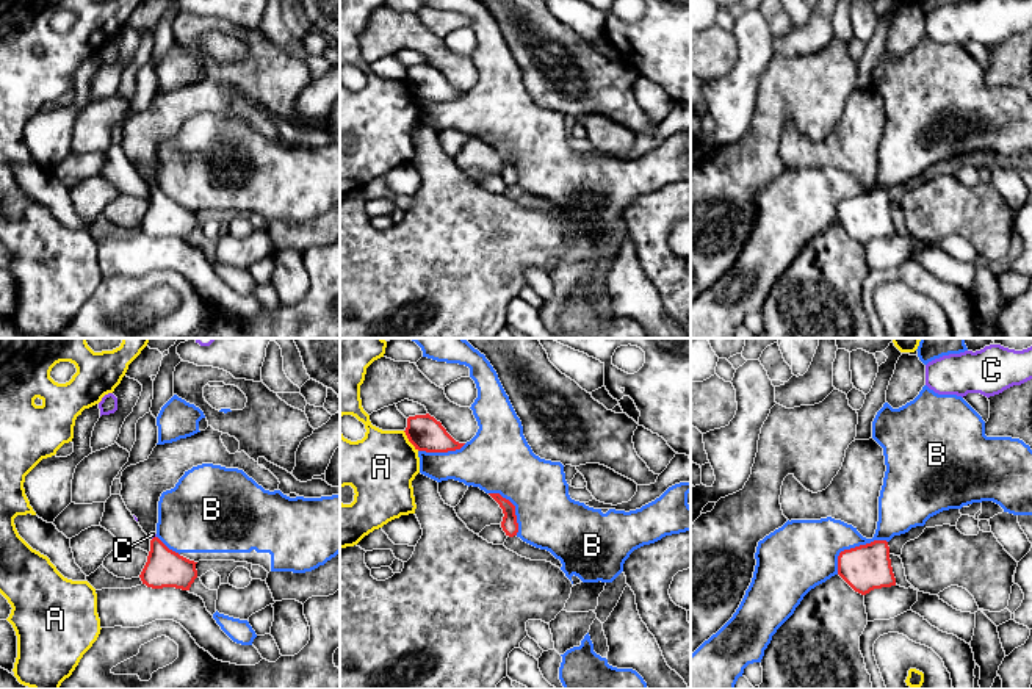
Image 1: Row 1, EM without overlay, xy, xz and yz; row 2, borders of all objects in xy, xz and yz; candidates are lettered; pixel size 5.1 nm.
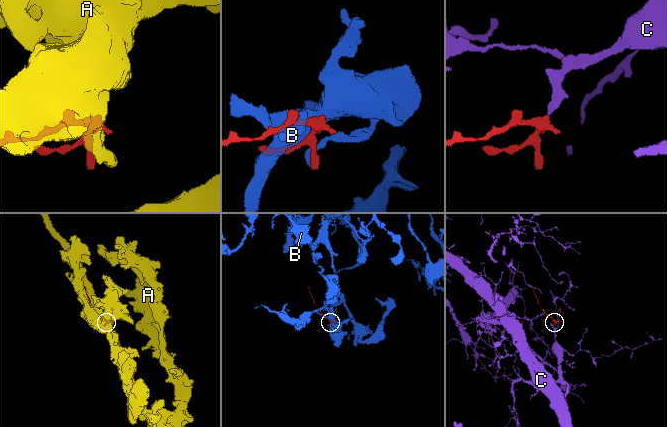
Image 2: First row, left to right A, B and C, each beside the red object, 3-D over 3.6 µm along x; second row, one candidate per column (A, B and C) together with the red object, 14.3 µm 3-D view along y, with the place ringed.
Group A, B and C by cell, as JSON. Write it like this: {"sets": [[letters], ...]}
{"sets": [["A"], ["B"], ["C"]]}

